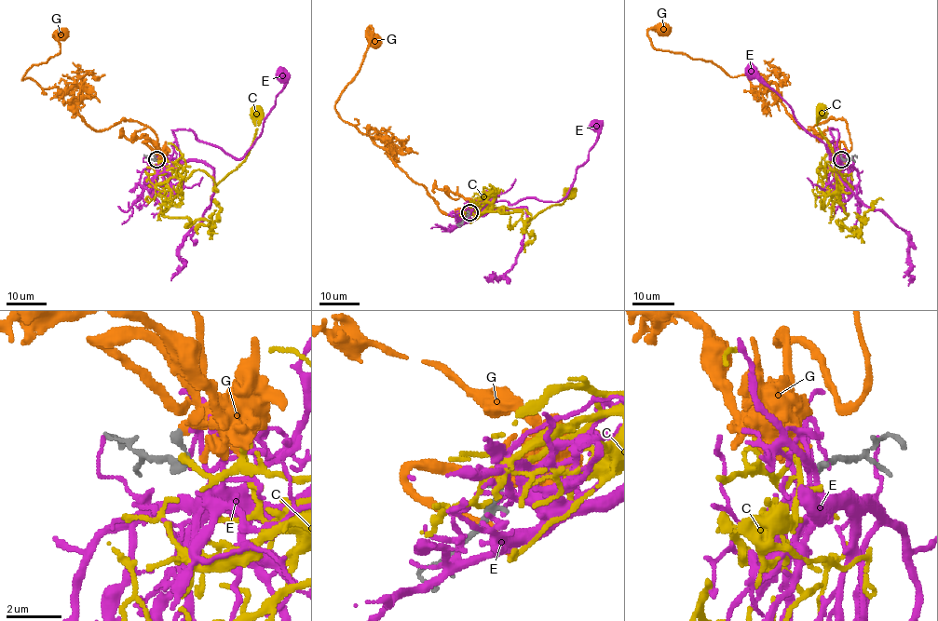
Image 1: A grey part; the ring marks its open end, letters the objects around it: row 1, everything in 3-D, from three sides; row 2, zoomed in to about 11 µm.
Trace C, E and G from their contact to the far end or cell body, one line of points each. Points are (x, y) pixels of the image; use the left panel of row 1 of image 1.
C: (156, 158), (176, 163), (181, 193), (197, 169), (218, 191), (213, 188), (247, 154), (255, 114)
E: (156, 159), (170, 166), (179, 157), (172, 130), (179, 128), (237, 158), (244, 155), (284, 86), (279, 66)
G: (155, 155), (146, 126), (93, 130), (72, 95), (22, 80), (63, 38)

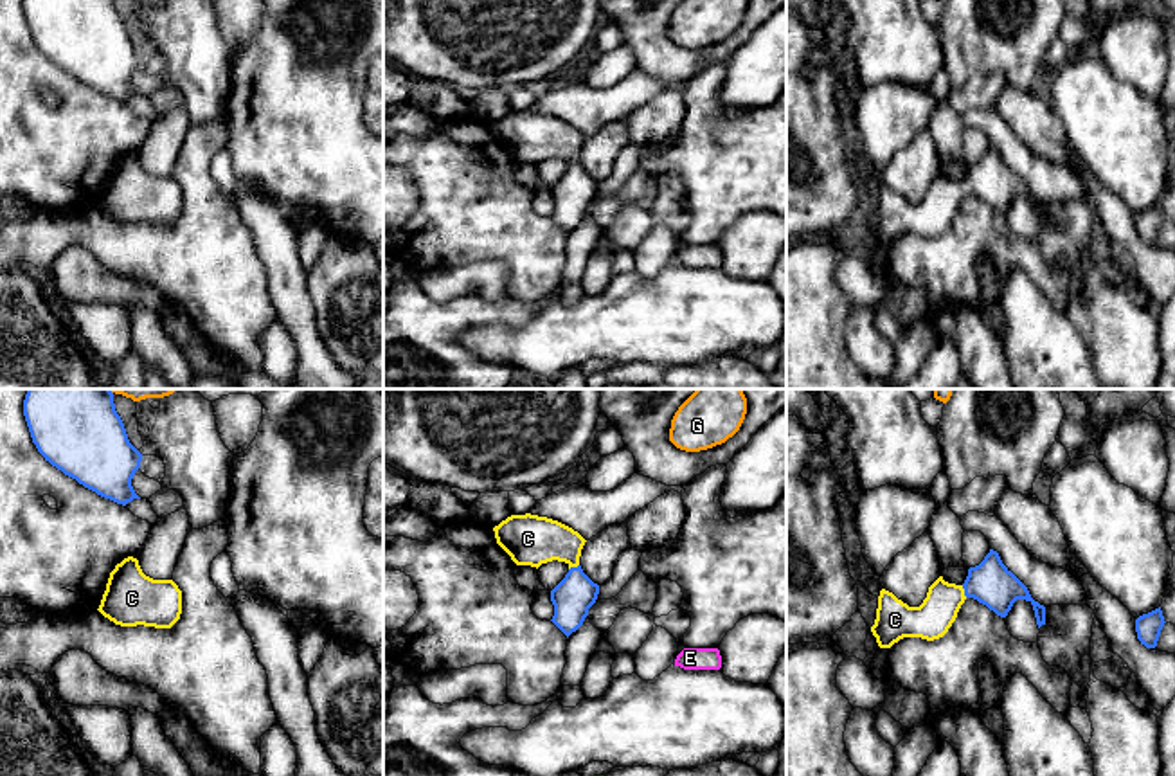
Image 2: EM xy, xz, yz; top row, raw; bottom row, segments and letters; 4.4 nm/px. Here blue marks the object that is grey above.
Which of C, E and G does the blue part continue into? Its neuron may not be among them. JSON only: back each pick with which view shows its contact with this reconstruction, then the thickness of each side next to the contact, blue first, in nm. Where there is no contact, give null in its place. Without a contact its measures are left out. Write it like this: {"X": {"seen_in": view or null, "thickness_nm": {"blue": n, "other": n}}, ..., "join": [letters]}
{"C": {"seen_in": "yz", "thickness_nm": {"blue": 200, "other": 170}}, "join": ["C"]}

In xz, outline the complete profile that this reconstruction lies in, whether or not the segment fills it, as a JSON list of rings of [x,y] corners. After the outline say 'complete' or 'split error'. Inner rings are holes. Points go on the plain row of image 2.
[[[511,112],[493,124],[497,140],[516,162],[540,164],[558,157],[569,162],[565,175],[551,187],[552,220],[569,234],[596,200],[599,182],[581,166],[585,135],[572,124],[538,112]]]; split error

